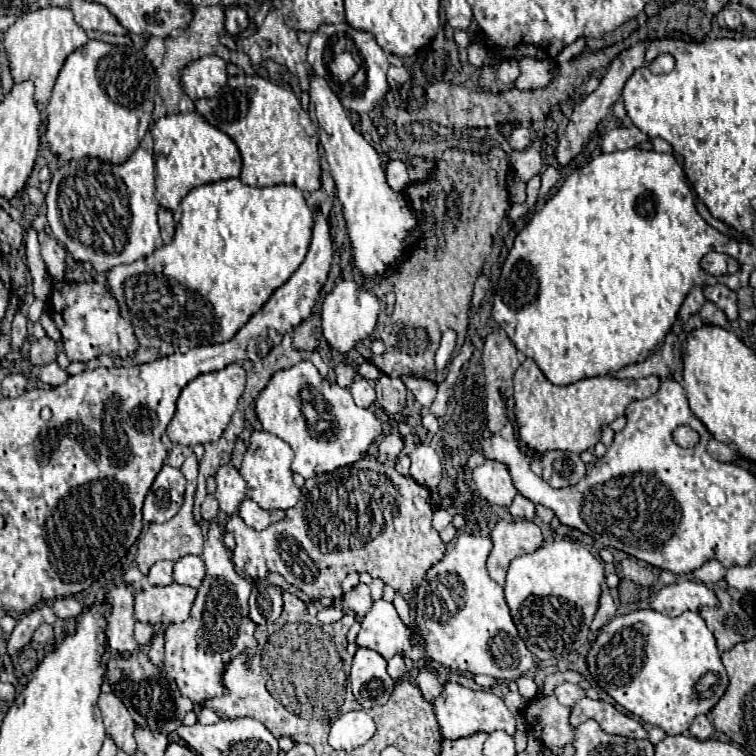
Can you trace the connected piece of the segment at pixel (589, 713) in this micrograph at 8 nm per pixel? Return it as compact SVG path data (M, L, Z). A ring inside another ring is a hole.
M582 698L572 706L572 724L584 722L584 718L596 718L600 728L608 734L620 734L628 738L646 738L648 732L642 726L640 720L634 716L628 716L624 712L618 712L612 704L604 700L590 700Z

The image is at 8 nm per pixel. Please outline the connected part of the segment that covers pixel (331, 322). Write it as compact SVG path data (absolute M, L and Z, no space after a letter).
M346 278L324 298L322 306L324 338L334 350L338 350L340 354L348 354L360 340L368 338L374 332L378 314L380 314L378 298L372 292L364 290L360 284L356 284L354 280Z

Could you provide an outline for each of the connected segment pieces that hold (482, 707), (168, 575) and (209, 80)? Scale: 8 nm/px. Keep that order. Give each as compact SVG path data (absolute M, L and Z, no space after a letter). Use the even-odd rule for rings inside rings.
M454 680L442 682L442 692L434 700L434 708L436 708L440 732L444 738L462 738L474 732L494 732L494 730L504 730L508 734L516 732L516 718L506 708L500 696L486 690L466 688Z
M156 562L156 566L152 566L148 572L148 582L154 586L172 584L174 582L172 566L174 566L174 562Z
M204 56L184 70L184 92L196 98L212 98L228 82L226 60L220 56Z

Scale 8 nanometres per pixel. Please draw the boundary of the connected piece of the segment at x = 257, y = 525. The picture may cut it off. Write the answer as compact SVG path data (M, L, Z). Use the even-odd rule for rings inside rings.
M246 498L240 506L240 518L254 530L264 530L274 522L280 522L286 512L284 510L262 510L256 502L252 502L250 498Z

